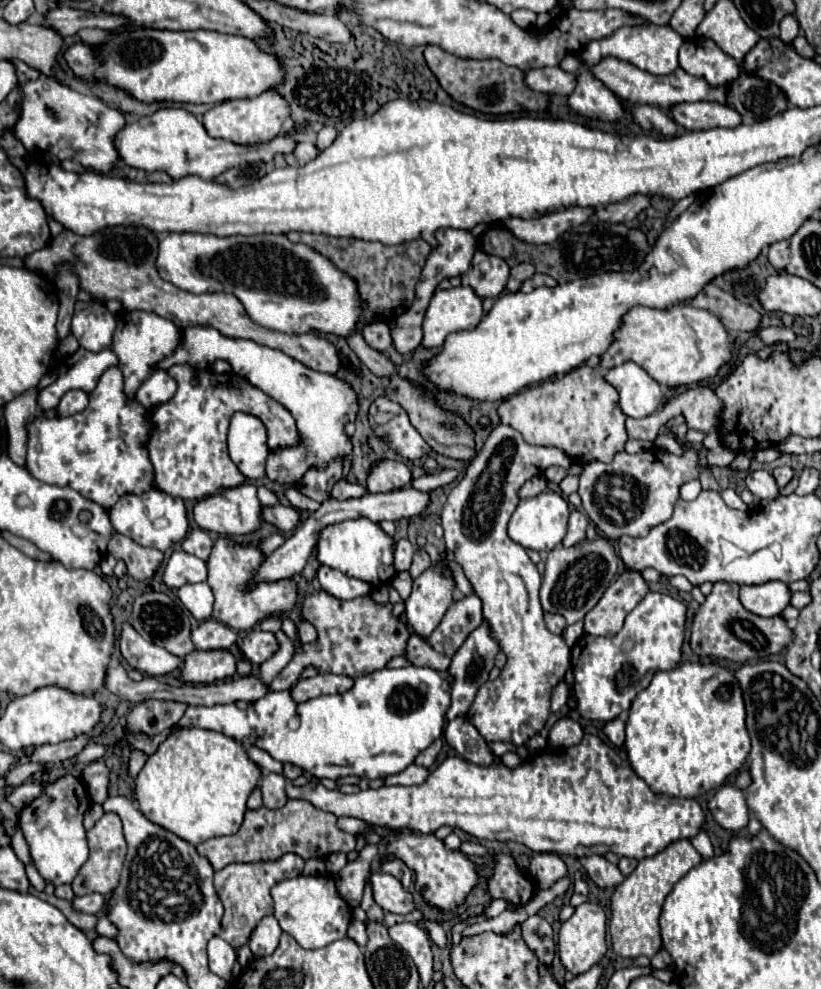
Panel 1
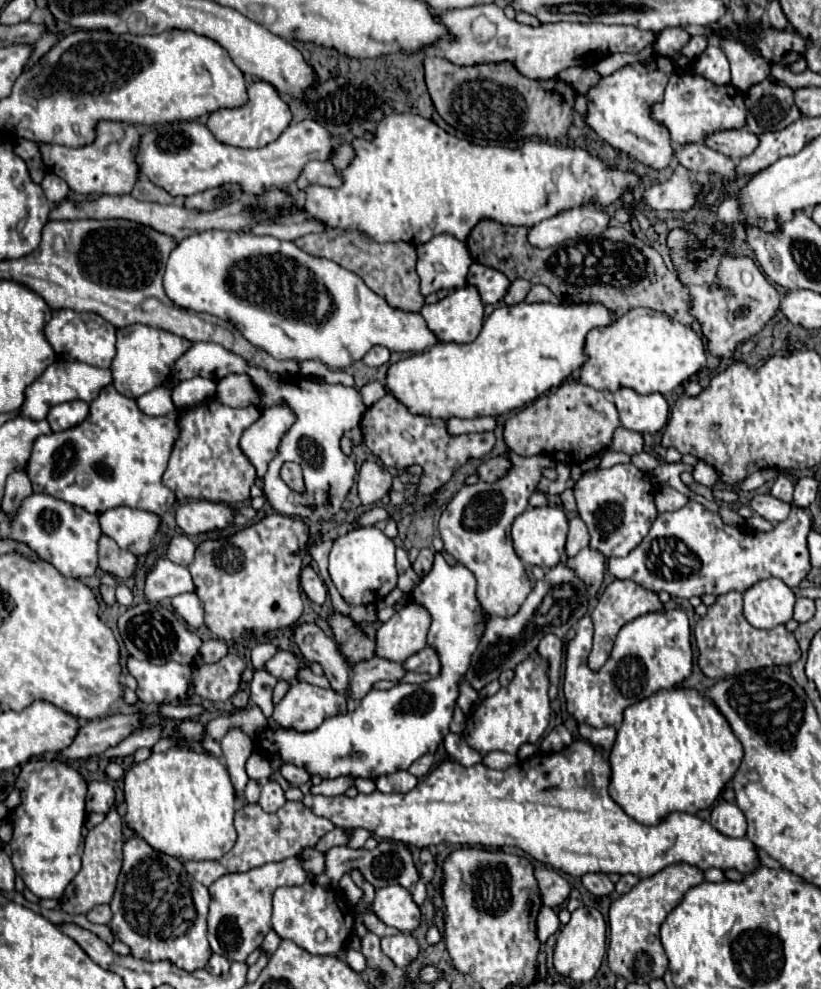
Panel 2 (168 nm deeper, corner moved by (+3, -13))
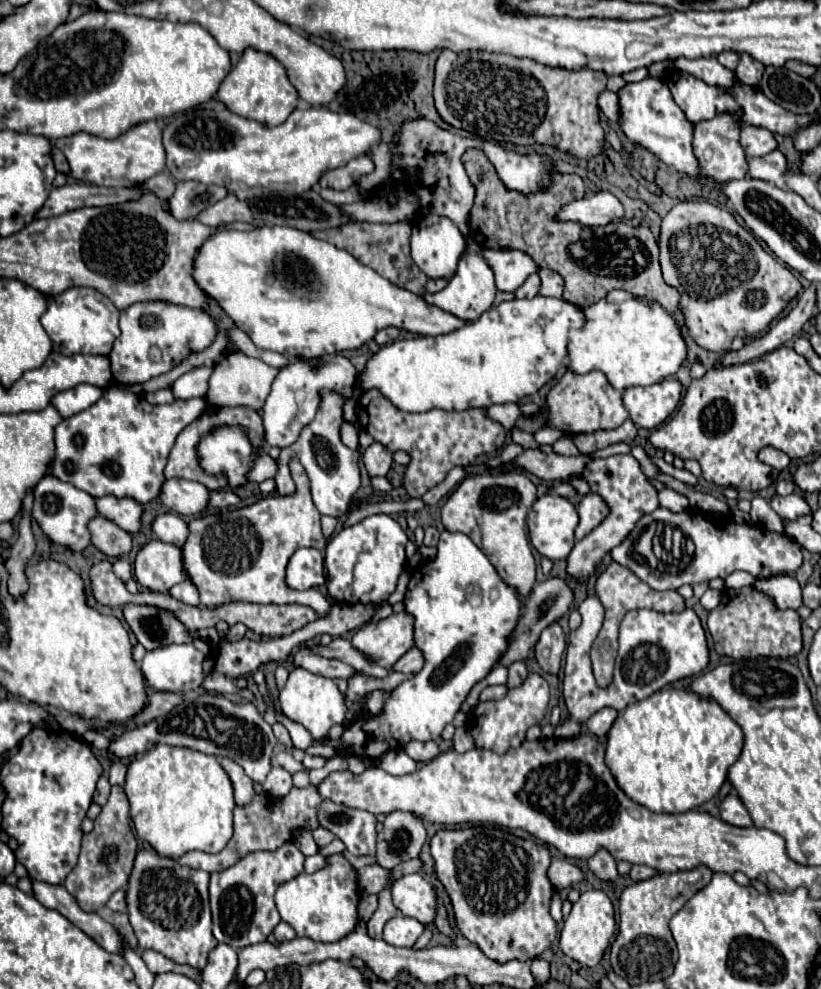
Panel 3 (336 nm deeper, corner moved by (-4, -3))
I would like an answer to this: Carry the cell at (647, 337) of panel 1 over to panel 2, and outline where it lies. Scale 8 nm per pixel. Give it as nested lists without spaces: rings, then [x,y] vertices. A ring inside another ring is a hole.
[[[631,309],[613,325],[593,329],[587,335],[585,353],[589,355],[589,361],[581,367],[581,383],[599,391],[631,387],[641,395],[667,395],[697,375],[707,363],[703,337],[689,325],[673,321],[669,315],[653,309]]]

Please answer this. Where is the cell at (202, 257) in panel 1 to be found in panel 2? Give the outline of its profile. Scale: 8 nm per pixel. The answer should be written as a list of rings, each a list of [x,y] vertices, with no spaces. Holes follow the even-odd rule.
[[[247,229],[201,231],[179,241],[169,255],[163,287],[177,307],[211,313],[233,323],[249,343],[265,349],[277,359],[319,359],[333,369],[343,369],[363,359],[373,345],[383,345],[389,351],[421,353],[437,341],[433,333],[429,333],[421,313],[405,313],[385,305],[385,301],[381,301],[381,297],[377,297],[355,273],[341,269],[329,259],[307,255],[293,241],[253,235]]]

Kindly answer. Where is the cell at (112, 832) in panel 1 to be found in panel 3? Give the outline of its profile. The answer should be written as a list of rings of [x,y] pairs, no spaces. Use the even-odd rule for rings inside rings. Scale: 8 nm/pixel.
[[[114,785],[106,805],[102,807],[100,815],[94,819],[94,829],[82,837],[82,849],[80,849],[78,863],[64,881],[64,887],[76,897],[76,901],[80,903],[84,911],[100,909],[102,905],[106,905],[106,901],[110,899],[114,891],[124,889],[128,885],[128,877],[134,867],[134,857],[138,851],[136,845],[138,843],[136,843],[134,831],[130,833],[128,799],[124,795],[124,789],[120,785]]]

